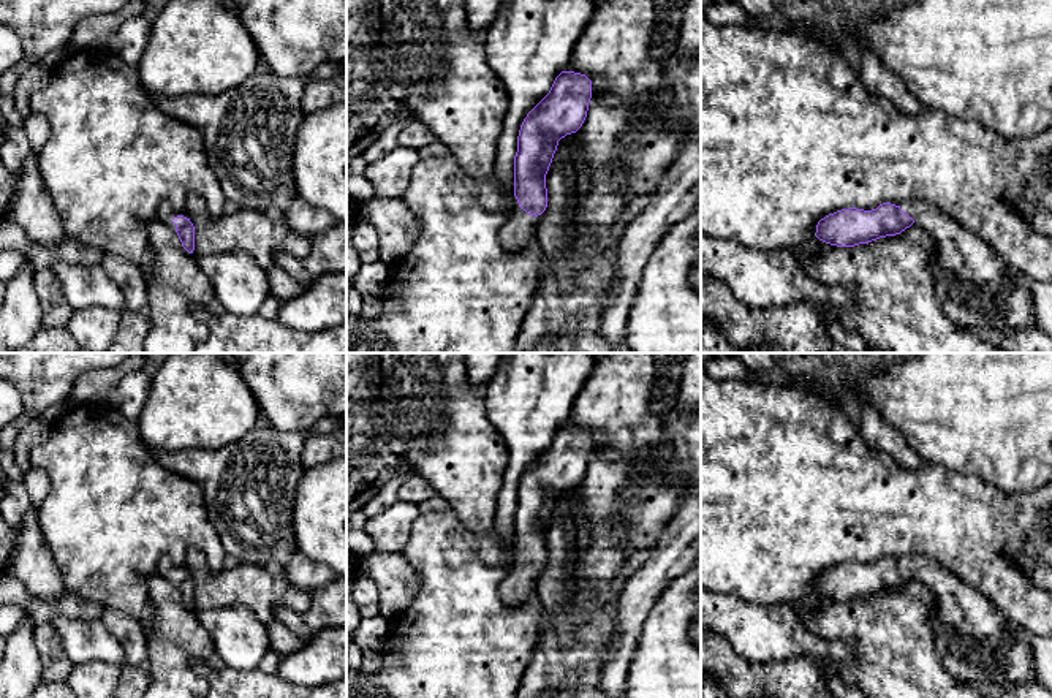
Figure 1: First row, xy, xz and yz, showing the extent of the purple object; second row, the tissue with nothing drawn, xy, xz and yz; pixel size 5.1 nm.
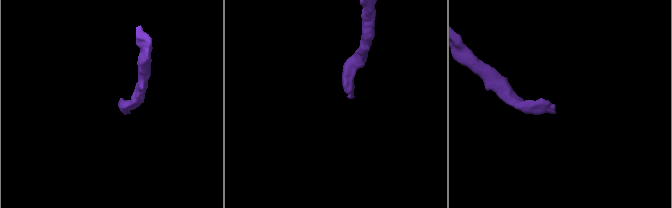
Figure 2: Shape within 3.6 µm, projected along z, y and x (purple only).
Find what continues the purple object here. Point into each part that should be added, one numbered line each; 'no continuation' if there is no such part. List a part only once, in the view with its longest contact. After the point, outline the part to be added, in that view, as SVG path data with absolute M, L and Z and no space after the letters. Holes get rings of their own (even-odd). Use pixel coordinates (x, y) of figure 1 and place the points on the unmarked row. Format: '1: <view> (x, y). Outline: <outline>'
1: xz (519, 584). Outline: M516 554L516 560L498 589L503 603L519 606L527 601L535 590L536 579L530 575L530 570L519 562Z

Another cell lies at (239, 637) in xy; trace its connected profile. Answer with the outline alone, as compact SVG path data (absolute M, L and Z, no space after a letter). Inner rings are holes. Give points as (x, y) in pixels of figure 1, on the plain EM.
M245 606L196 611L199 624L210 635L215 652L228 668L256 670L271 651L267 627Z

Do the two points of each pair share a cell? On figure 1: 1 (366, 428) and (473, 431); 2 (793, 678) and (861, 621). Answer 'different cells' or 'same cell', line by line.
1: different cells
2: different cells

